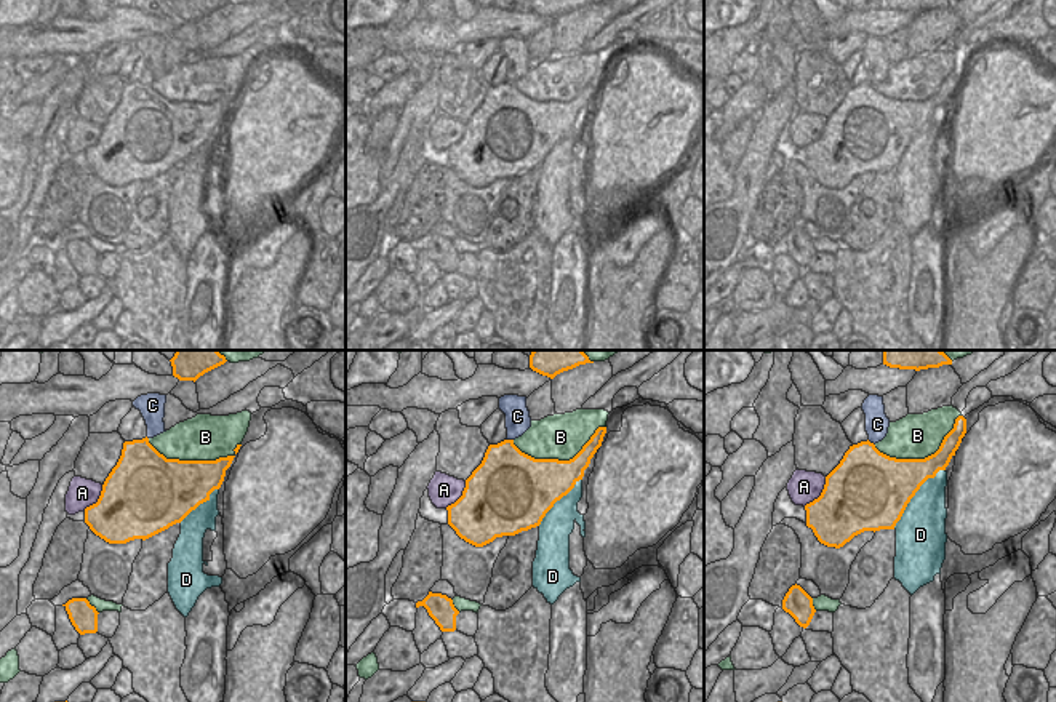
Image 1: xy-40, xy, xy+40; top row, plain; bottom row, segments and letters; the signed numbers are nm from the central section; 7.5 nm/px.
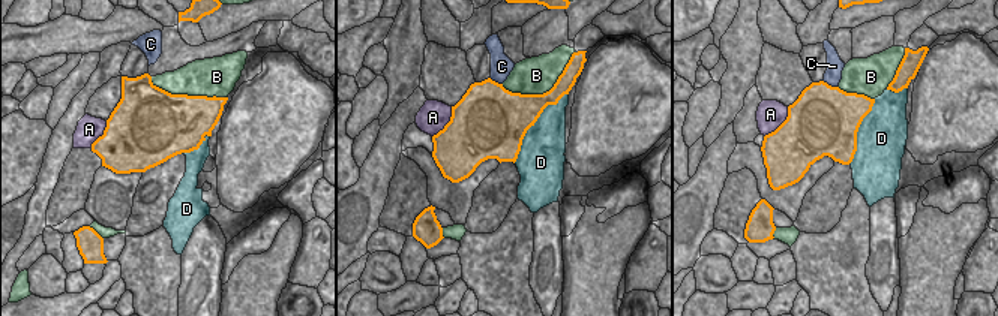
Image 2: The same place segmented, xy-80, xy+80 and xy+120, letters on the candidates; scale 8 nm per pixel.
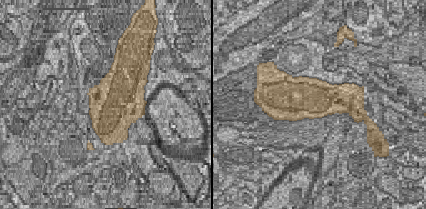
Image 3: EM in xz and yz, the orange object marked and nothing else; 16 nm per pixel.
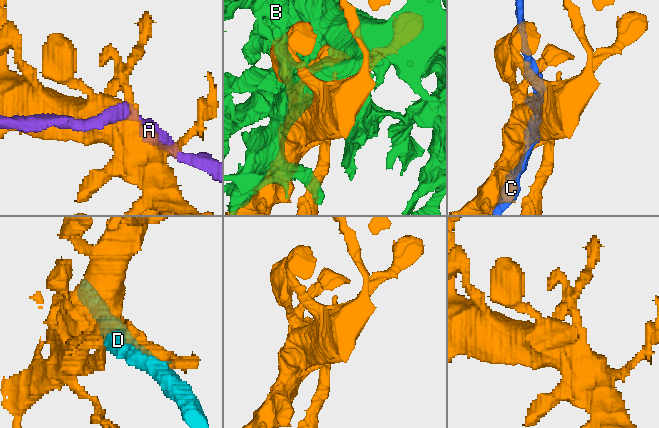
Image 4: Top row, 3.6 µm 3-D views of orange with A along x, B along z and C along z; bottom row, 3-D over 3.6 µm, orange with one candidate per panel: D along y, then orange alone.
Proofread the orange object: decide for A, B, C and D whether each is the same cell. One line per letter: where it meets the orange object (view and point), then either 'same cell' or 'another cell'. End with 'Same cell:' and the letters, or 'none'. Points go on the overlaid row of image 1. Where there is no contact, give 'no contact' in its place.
A: xy+40 (821, 494) | another cell
B: xy-40 (196, 461) | another cell
C: xy (509, 440) | another cell
D: xy+40 (914, 494) | another cell
Same cell: none

